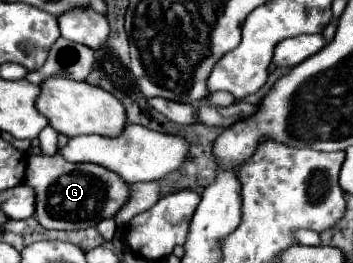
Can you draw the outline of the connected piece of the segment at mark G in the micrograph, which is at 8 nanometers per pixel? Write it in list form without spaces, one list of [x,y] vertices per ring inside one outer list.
[[[60,155],[28,157],[24,183],[34,189],[38,223],[48,227],[94,227],[98,221],[114,217],[126,203],[130,187],[116,173],[92,163],[68,163]]]

